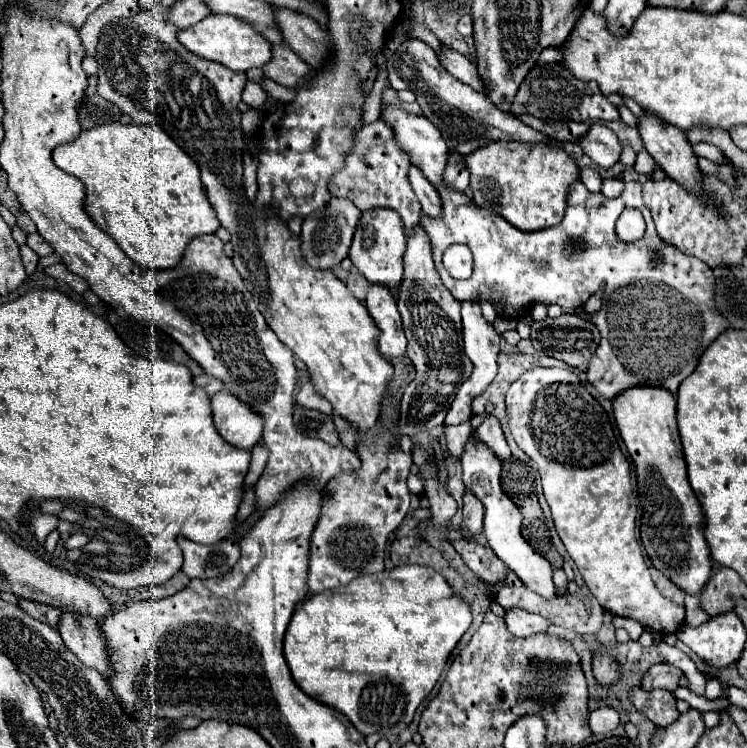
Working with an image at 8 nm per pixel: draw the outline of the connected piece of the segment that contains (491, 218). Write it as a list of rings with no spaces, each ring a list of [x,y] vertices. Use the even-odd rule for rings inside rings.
[[[388,105],[382,109],[382,119],[392,125],[400,147],[412,157],[426,179],[436,185],[442,197],[444,215],[432,219],[422,213],[420,223],[430,237],[440,279],[458,301],[490,301],[498,317],[518,319],[528,315],[536,303],[558,303],[564,311],[572,313],[590,295],[600,291],[602,307],[590,321],[600,329],[602,341],[590,359],[586,379],[602,397],[614,399],[632,385],[660,385],[676,395],[678,385],[696,369],[704,347],[728,329],[728,321],[712,305],[712,269],[658,237],[652,215],[642,201],[640,183],[628,181],[620,197],[606,199],[602,193],[590,193],[582,181],[574,181],[568,191],[562,223],[528,233],[516,229],[502,215],[478,207],[464,193],[456,193],[444,185],[442,171],[448,161],[448,147],[440,131],[426,117],[408,115],[398,105]],[[624,207],[640,209],[648,227],[640,241],[628,245],[620,243],[614,233],[614,223]],[[568,239],[584,241],[586,249],[568,257],[564,253]],[[454,243],[468,245],[474,255],[474,273],[470,279],[458,281],[442,265],[444,249]],[[652,251],[662,255],[662,265],[652,267]]]

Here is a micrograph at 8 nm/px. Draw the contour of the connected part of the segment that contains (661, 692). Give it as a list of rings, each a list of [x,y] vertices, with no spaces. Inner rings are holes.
[[[632,685],[628,689],[632,705],[654,725],[658,727],[668,727],[676,721],[678,711],[676,711],[676,697],[668,689],[654,689],[650,691],[650,701],[648,701],[648,691],[642,689],[642,685]]]

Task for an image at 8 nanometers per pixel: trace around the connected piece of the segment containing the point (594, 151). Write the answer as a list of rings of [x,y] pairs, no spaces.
[[[594,123],[590,127],[590,131],[578,139],[578,145],[584,149],[584,153],[588,153],[588,157],[594,163],[598,163],[606,169],[612,167],[614,163],[618,163],[620,151],[622,151],[618,137],[602,123]]]

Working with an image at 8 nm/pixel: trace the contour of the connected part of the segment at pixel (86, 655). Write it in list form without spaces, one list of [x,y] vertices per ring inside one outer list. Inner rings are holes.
[[[62,613],[58,621],[58,631],[64,645],[90,669],[96,669],[102,677],[110,673],[108,653],[104,639],[100,637],[98,619],[78,613]]]

